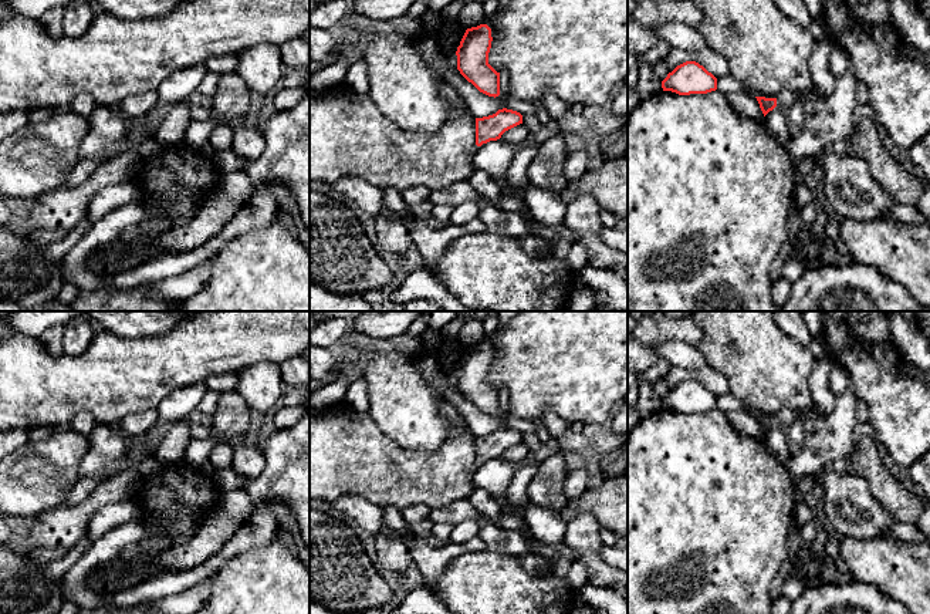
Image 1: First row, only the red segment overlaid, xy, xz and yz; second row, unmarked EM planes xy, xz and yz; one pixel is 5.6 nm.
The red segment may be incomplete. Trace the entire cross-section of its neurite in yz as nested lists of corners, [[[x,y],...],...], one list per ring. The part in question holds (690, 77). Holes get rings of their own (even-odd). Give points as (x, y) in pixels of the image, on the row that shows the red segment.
[[[686,61],[667,74],[662,88],[679,95],[707,94],[717,90],[717,78],[699,63]]]

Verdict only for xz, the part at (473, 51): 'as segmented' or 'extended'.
as segmented

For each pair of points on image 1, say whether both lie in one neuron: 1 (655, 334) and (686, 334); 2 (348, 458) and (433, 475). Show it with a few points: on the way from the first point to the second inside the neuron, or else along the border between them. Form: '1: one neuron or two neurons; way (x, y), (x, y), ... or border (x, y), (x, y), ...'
1: one neuron; way (662, 333), (679, 333)
2: one neuron; way (369, 464), (386, 475), (412, 475)

